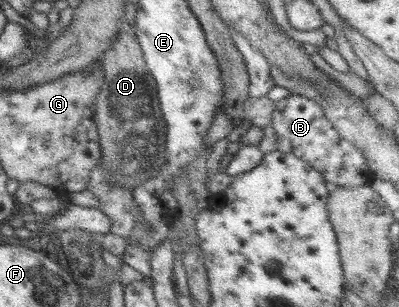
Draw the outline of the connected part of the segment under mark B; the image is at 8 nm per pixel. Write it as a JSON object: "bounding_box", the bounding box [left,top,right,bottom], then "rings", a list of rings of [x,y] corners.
{"bounding_box":[272,95,374,188],"rings":[[[290,95],[275,102],[272,114],[272,126],[277,135],[277,148],[281,152],[291,153],[308,162],[318,170],[330,186],[341,185],[347,188],[369,184],[374,179],[366,158],[351,142],[345,142],[337,130],[330,124],[317,101]]]}

